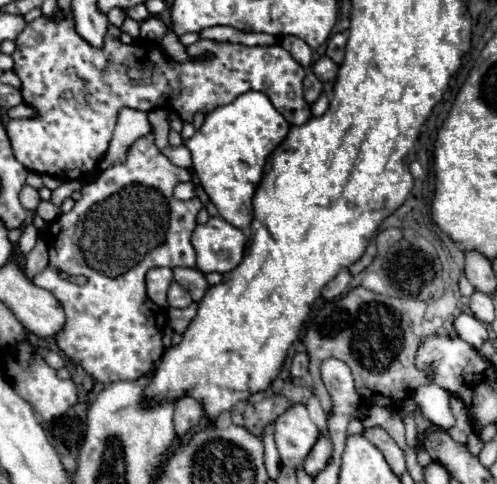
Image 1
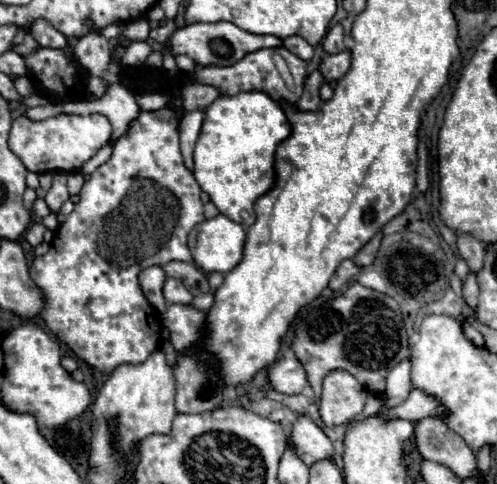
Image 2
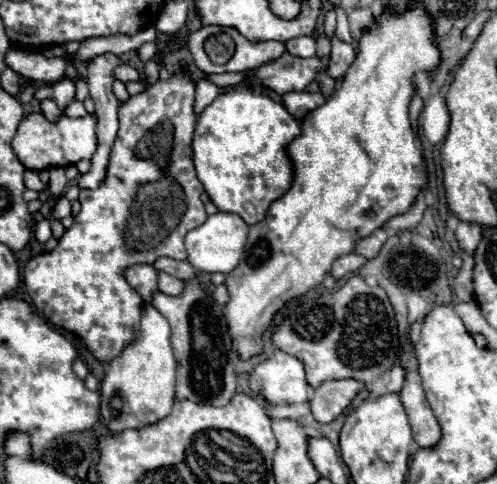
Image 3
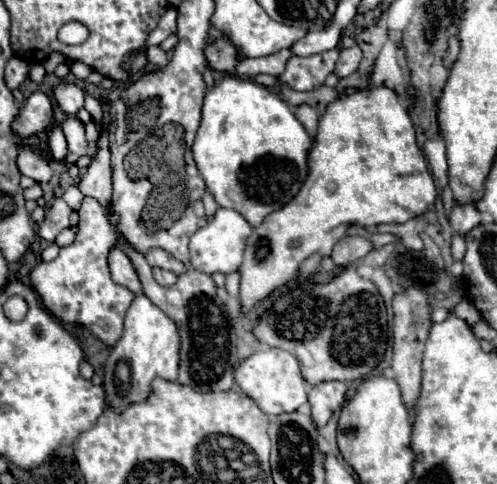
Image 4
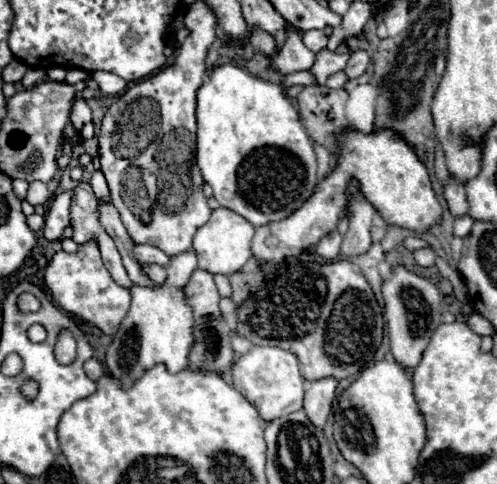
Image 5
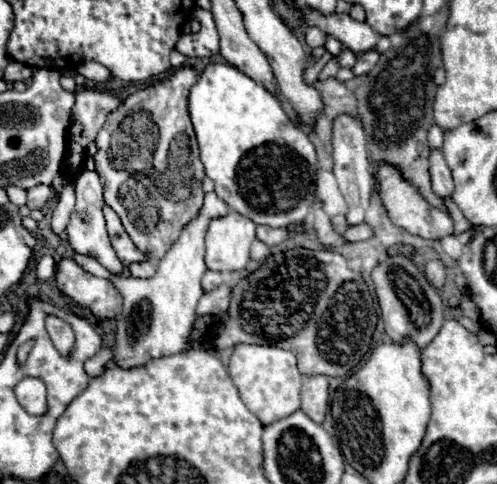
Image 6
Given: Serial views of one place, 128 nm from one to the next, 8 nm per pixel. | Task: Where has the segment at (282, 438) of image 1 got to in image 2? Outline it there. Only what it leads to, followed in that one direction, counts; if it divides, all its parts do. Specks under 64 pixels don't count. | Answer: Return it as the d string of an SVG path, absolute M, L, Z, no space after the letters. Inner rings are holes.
M306 416L298 418L296 426L290 432L290 440L296 446L296 452L302 458L302 462L308 466L324 458L328 460L334 458L334 448L330 438Z

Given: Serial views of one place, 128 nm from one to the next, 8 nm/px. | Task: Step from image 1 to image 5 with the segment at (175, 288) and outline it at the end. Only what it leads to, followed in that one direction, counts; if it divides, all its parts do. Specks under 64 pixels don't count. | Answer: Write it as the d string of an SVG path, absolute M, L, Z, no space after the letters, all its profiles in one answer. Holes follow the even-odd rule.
M144 264L142 266L144 268L144 274L152 280L152 282L164 282L166 280L166 270L162 268L162 266L158 266L158 264Z

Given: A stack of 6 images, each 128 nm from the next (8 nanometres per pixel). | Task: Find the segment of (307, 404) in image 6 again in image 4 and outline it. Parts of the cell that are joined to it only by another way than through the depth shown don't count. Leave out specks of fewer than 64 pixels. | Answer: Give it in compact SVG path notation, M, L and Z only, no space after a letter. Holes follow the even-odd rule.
M320 382L316 386L312 386L312 390L308 392L308 402L312 408L312 418L318 426L324 426L330 416L334 414L334 410L338 410L344 402L348 384L346 382Z

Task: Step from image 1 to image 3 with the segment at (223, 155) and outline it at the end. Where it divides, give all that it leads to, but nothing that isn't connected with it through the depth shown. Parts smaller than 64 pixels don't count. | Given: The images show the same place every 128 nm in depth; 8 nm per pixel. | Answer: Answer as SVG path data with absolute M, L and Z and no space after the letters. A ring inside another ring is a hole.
M222 92L208 104L198 116L192 152L198 178L218 210L240 214L250 226L264 220L270 204L292 186L294 168L286 148L300 132L288 110L266 94Z

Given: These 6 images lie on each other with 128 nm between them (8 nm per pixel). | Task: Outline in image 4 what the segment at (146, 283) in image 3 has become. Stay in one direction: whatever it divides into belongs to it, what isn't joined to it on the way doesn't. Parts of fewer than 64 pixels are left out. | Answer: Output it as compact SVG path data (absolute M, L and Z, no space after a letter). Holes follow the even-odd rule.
M114 246L108 254L108 266L110 266L110 274L112 274L112 280L124 288L128 288L130 292L134 294L142 294L142 286L140 286L140 280L132 268L132 262L130 258L118 248Z

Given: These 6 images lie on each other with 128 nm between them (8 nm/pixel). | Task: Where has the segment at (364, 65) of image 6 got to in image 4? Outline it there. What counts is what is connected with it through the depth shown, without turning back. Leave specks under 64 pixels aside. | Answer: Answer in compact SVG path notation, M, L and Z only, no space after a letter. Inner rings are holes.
M352 46L352 48L342 48L340 50L340 60L336 64L336 70L334 74L338 78L346 78L350 74L354 74L358 70L358 64L362 60L362 50L358 46Z

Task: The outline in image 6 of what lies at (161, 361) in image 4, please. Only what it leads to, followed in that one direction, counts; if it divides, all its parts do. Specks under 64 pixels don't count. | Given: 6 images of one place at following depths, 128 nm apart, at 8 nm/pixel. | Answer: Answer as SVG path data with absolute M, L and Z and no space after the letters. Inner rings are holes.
M214 192L204 196L204 204L194 220L190 220L180 238L172 244L172 248L166 252L166 256L158 262L156 274L148 280L132 278L132 276L112 276L104 266L100 266L94 258L76 254L74 260L78 266L82 266L86 272L110 280L116 290L120 292L124 304L122 314L118 316L118 330L116 330L116 346L114 346L114 362L122 368L134 368L146 364L150 358L160 358L168 354L178 354L188 348L208 348L202 344L202 334L196 330L196 304L202 290L202 276L208 270L204 262L204 236L208 230L208 224L212 218L226 216L230 212L228 204L220 200ZM188 338L194 338L192 344L188 344Z

